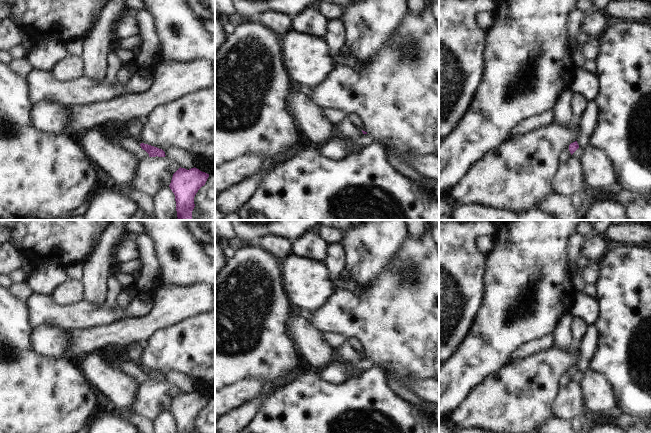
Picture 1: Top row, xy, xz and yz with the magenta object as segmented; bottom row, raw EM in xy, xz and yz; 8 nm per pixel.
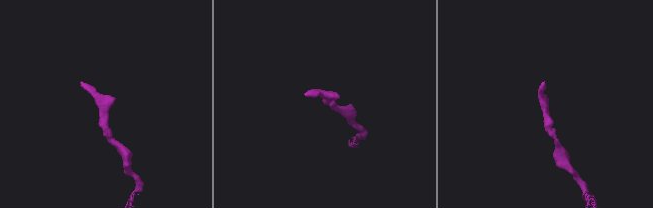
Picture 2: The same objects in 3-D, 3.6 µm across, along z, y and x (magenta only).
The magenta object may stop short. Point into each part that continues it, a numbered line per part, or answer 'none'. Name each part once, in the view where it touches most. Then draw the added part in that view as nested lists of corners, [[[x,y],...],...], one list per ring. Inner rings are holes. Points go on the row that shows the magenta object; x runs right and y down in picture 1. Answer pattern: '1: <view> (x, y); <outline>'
none

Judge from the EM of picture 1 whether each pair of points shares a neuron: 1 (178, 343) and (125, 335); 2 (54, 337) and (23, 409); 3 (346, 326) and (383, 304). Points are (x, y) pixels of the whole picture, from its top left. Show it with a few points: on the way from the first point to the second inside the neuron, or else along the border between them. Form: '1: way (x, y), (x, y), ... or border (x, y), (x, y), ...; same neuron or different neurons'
1: border (170, 326), (158, 330), (143, 344); different neurons
2: border (32, 337), (32, 346), (39, 353), (66, 356); different neurons
3: way (355, 324), (365, 320), (374, 313); same neuron

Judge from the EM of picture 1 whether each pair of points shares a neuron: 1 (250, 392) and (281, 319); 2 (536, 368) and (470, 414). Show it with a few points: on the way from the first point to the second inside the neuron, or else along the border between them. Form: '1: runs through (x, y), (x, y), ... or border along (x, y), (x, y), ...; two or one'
1: border along (233, 383), (249, 377), (261, 377), (268, 384); two
2: runs through (520, 384), (501, 403), (486, 407); one

